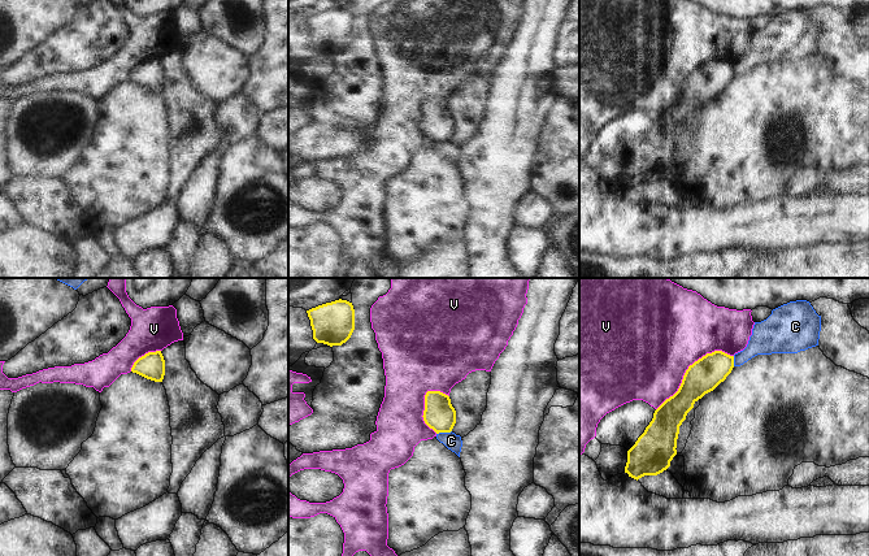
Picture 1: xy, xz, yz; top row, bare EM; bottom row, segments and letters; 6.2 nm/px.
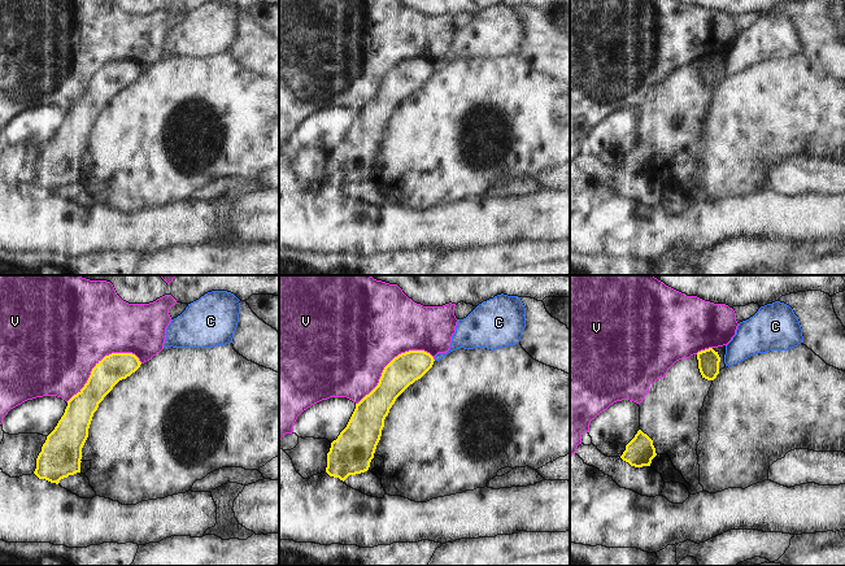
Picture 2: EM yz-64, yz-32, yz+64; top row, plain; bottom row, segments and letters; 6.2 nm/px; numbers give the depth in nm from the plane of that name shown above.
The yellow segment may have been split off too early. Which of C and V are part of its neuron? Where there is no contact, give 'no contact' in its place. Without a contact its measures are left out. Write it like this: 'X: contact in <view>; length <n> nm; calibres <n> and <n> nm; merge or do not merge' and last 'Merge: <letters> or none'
C: contact in xz; length 100 nm; calibres 200 and 100 nm; do not merge
V: contact in yz; length 600 nm; calibres 200 and 500 nm; do not merge
Merge: none

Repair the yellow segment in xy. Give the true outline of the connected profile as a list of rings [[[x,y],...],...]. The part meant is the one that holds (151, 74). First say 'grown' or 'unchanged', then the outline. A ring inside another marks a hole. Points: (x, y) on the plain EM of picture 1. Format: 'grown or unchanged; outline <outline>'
unchanged; outline [[[161,60],[148,61],[139,66],[134,71],[131,81],[147,88],[162,91],[165,84],[165,69]]]

